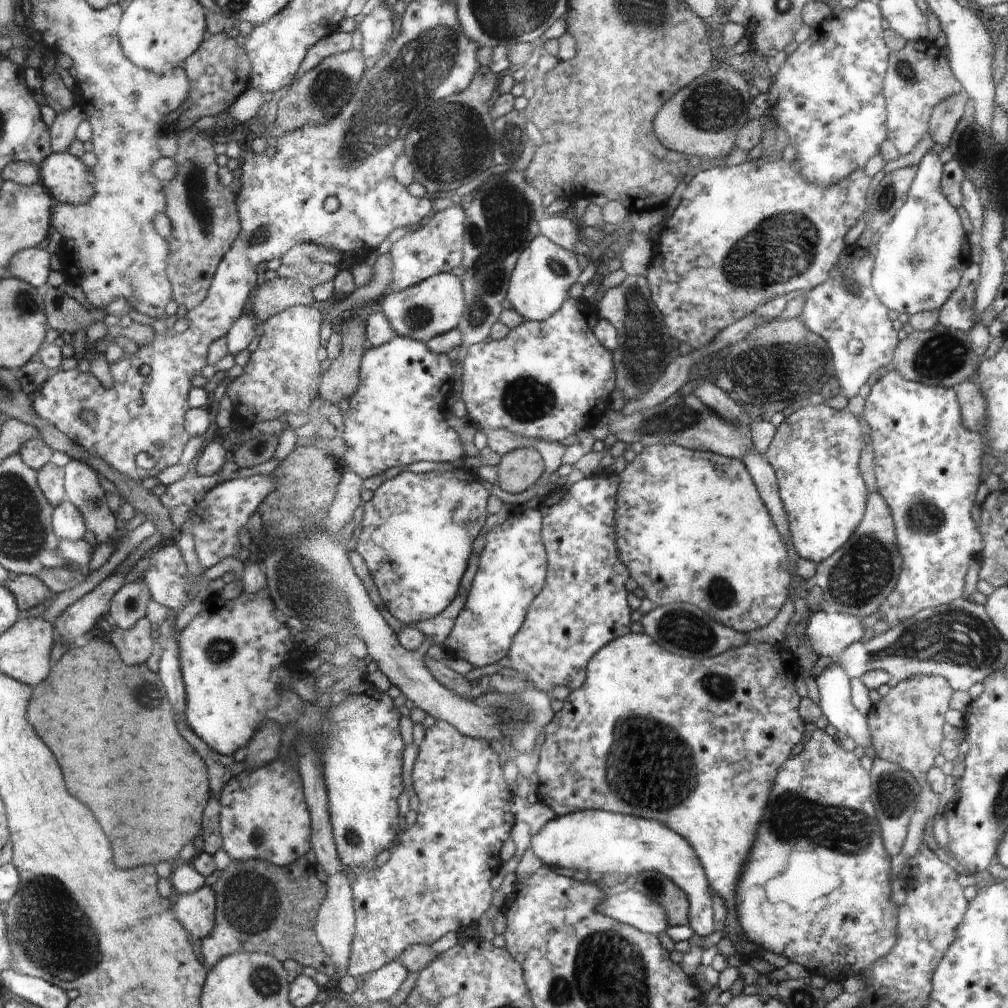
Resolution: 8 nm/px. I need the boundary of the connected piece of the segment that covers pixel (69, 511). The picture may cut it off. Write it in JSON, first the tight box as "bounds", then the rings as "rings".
{"bounds":[53,496,89,541],"rings":[[[68,496],[55,509],[53,525],[62,541],[84,539],[89,531],[83,510]]]}

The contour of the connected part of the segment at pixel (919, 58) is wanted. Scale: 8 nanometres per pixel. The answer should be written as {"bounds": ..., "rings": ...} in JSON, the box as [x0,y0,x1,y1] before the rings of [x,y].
{"bounds":[883,39,963,156],"rings":[[[930,39],[907,41],[904,48],[890,52],[887,64],[888,84],[883,84],[888,107],[888,140],[904,156],[922,140],[928,132],[930,112],[950,95],[963,90],[953,70],[950,70],[948,58],[940,54],[941,50]]]}

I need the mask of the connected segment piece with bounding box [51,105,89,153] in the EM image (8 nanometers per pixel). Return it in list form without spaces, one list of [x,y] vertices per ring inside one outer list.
[[[79,105],[57,115],[56,121],[51,126],[54,152],[65,153],[71,149],[77,139],[77,130],[85,120],[89,120],[89,116]]]

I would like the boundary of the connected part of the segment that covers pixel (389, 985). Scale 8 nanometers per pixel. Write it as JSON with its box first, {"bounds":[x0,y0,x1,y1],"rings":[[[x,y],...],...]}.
{"bounds":[364,961,409,1004],"rings":[[[392,961],[371,972],[370,978],[364,983],[364,993],[368,1004],[376,1001],[390,1000],[408,976],[409,970],[398,961]]]}

